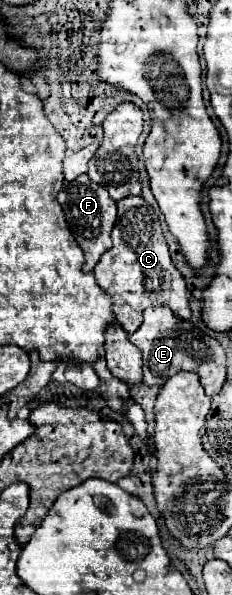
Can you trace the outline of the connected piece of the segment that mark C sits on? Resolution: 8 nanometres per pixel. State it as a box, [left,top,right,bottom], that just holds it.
[95,201,191,333]

